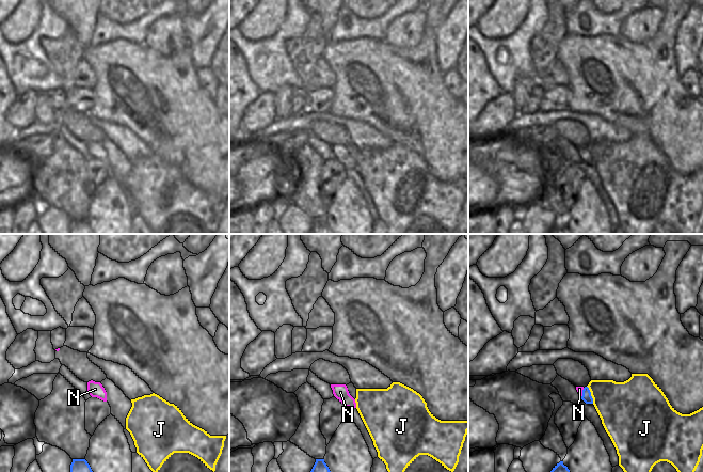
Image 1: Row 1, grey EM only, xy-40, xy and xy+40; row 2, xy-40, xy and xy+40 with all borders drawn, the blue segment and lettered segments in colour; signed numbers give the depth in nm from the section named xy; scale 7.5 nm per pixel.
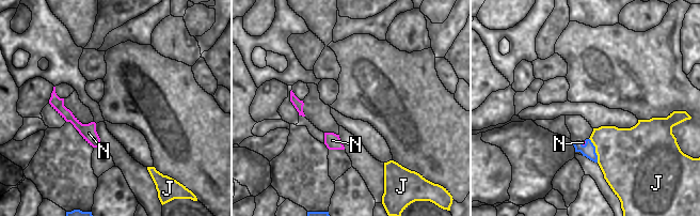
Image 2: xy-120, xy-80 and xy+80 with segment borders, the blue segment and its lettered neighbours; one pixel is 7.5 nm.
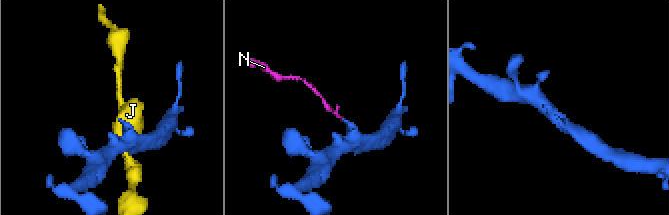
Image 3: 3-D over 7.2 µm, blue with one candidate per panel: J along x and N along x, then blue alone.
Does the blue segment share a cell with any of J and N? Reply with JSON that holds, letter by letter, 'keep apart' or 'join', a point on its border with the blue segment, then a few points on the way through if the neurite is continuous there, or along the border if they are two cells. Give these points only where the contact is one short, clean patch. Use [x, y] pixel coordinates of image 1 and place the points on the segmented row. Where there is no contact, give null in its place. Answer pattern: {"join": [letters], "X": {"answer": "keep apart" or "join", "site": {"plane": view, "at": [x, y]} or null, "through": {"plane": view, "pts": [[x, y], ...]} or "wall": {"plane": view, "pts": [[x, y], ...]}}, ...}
{"join": [], "J": {"answer": "keep apart", "site": {"plane": "xy+40", "at": [590, 394]}}, "N": {"answer": "keep apart", "site": {"plane": "xy+40", "at": [582, 392]}, "wall": {"plane": "xy+40", "pts": [[584, 388], [580, 396]]}}}

